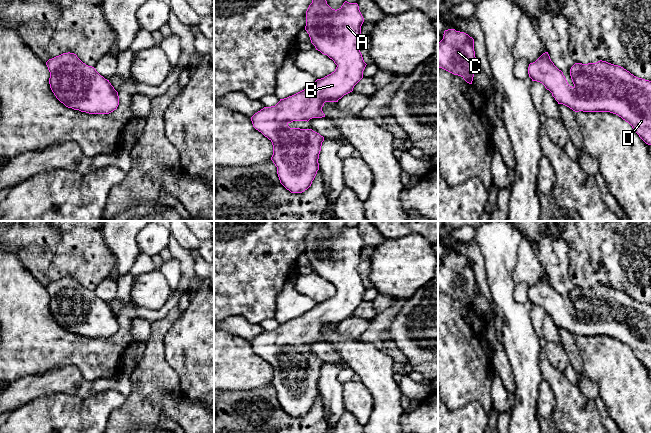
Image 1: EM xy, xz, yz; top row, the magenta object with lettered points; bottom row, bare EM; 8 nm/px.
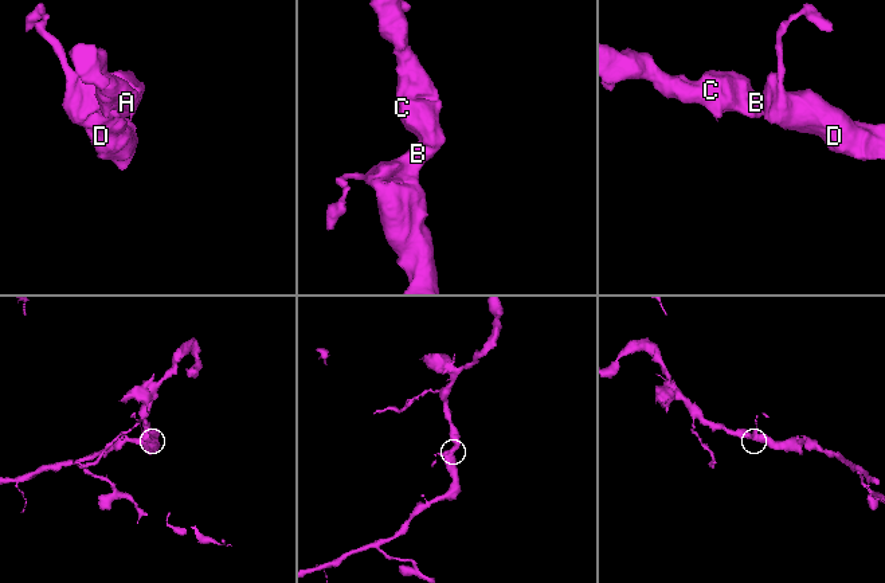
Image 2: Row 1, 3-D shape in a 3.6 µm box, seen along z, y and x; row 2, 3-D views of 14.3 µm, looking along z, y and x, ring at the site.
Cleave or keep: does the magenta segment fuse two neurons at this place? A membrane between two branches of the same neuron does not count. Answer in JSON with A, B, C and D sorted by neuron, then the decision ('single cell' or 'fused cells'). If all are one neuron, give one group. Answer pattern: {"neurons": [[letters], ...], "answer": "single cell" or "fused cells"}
{"neurons": [["A", "B", "C", "D"]], "answer": "single cell"}

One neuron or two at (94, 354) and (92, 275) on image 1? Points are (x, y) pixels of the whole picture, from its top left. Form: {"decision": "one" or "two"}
{"decision": "two"}

